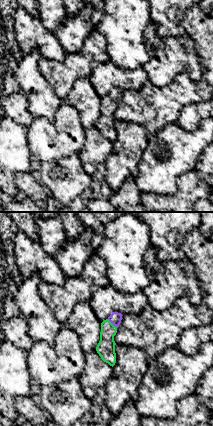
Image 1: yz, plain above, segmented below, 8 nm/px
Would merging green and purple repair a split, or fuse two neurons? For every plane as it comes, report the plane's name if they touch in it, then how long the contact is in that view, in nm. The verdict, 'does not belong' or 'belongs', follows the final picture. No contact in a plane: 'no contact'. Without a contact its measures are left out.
meets green in yz; contact 110 nm long

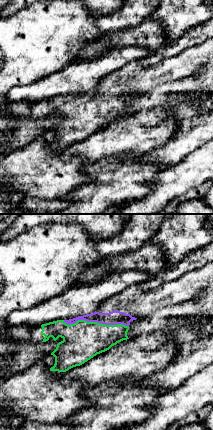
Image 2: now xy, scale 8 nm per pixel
meets green in xy; contact 550 nm long

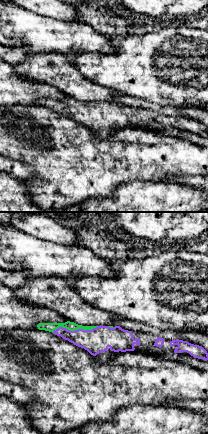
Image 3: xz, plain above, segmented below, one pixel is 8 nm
meets green in xz; contact 380 nm long

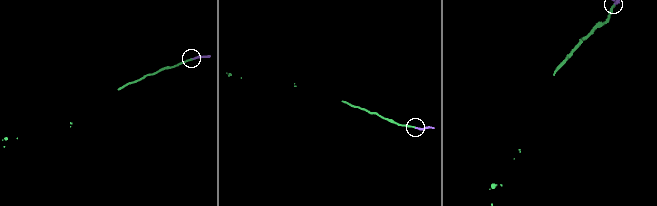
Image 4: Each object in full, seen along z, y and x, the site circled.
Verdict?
belongs

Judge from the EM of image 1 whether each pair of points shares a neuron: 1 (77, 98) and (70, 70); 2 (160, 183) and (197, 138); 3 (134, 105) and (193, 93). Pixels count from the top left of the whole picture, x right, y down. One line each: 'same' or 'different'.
1: different
2: same
3: same

